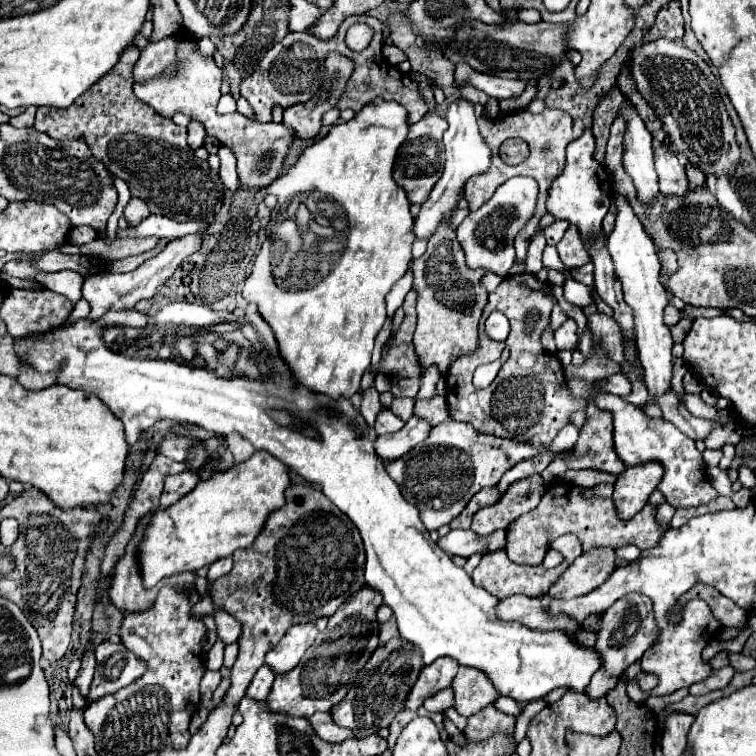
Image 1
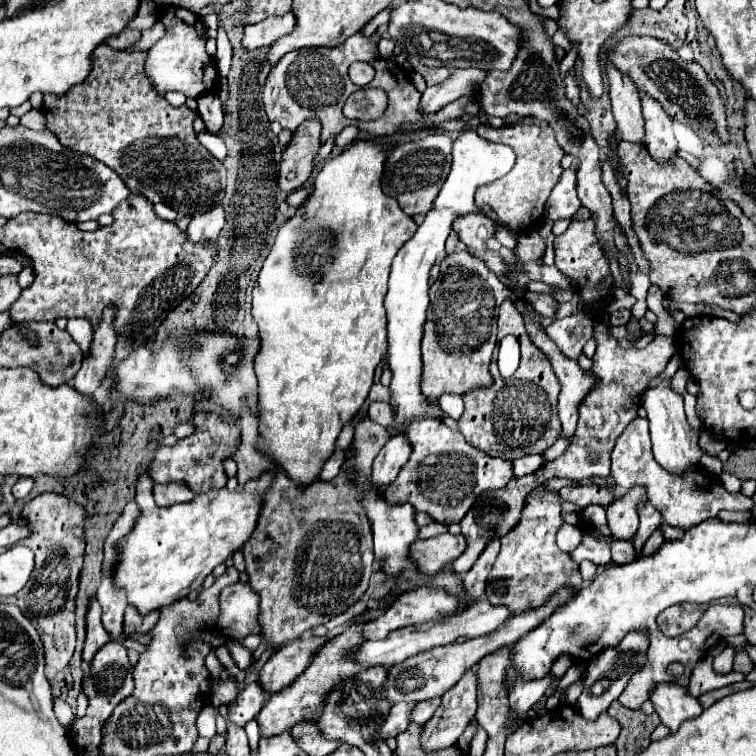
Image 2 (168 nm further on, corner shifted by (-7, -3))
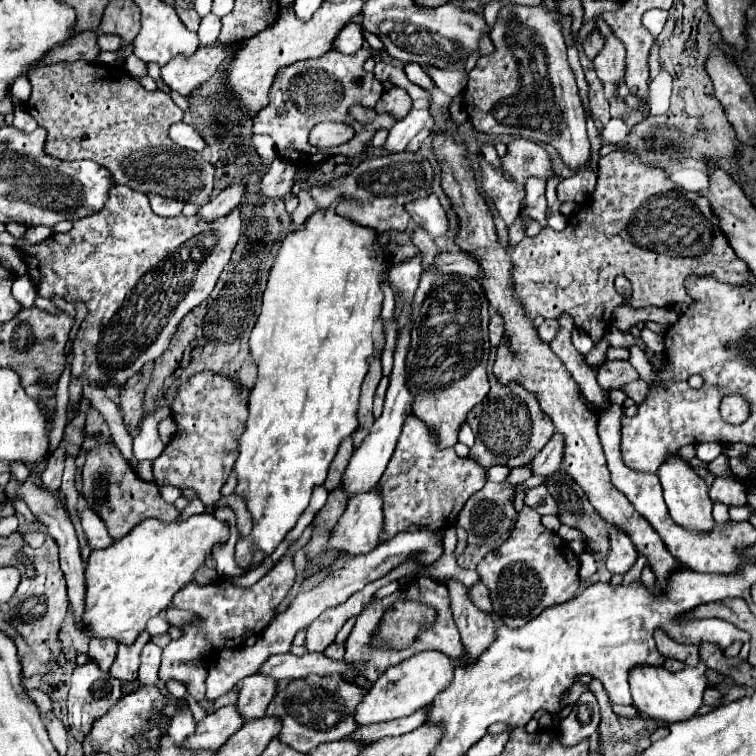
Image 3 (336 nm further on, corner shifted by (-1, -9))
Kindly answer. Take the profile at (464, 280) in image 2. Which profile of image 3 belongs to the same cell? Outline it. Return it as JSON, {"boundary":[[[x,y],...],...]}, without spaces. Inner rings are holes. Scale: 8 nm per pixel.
{"boundary":[[[446,274],[438,276],[430,294],[426,296],[420,314],[410,330],[410,352],[406,354],[406,384],[414,392],[412,414],[418,416],[438,440],[438,448],[452,448],[458,442],[460,426],[466,422],[468,412],[488,394],[486,362],[490,354],[488,342],[488,300],[476,278]]]}

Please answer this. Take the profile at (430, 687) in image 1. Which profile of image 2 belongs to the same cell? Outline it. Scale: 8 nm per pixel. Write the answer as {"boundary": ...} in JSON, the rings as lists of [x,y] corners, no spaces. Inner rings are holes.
{"boundary":[[[396,702],[390,710],[390,716],[386,718],[386,722],[382,724],[378,738],[388,738],[388,736],[396,736],[400,732],[404,732],[408,728],[408,724],[412,722],[412,710],[416,708],[418,702]]]}

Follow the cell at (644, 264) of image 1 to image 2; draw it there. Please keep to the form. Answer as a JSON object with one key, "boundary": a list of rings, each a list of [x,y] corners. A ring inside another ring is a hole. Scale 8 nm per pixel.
{"boundary":[[[664,378],[656,388],[648,388],[642,398],[642,408],[648,412],[650,439],[656,462],[660,466],[664,466],[666,470],[678,474],[678,472],[690,468],[692,464],[698,464],[700,448],[698,448],[698,436],[692,432],[692,428],[688,426],[686,416],[684,416],[683,397],[672,390],[670,382],[672,382],[672,378]]]}

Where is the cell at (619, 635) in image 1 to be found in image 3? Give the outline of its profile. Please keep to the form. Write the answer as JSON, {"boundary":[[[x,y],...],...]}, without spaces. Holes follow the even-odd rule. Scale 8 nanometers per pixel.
{"boundary":[[[584,692],[576,706],[572,706],[570,714],[560,722],[558,734],[562,744],[572,746],[586,738],[590,738],[600,724],[600,708],[596,702],[596,696],[592,692]]]}

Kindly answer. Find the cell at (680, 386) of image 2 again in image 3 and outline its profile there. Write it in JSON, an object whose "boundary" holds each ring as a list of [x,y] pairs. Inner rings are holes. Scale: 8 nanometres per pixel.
{"boundary":[[[636,380],[636,382],[630,382],[630,384],[624,384],[620,390],[626,392],[626,396],[630,400],[634,400],[636,404],[642,404],[646,394],[648,394],[648,384],[644,380]]]}

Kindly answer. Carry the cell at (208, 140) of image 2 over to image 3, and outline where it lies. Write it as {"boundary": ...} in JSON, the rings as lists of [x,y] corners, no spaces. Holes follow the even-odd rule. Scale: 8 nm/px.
{"boundary":[[[186,122],[172,124],[168,136],[170,136],[170,140],[174,140],[174,144],[178,144],[182,148],[188,148],[188,150],[202,152],[204,146],[206,146],[206,142],[202,140],[202,136],[190,124],[186,124]]]}

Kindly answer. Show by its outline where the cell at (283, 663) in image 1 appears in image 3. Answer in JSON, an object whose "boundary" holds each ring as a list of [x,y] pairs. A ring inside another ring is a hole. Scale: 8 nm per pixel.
{"boundary":[[[254,674],[246,680],[242,680],[236,710],[240,712],[240,716],[246,722],[262,718],[262,716],[266,716],[266,706],[270,704],[274,694],[276,694],[276,680],[270,676]]]}

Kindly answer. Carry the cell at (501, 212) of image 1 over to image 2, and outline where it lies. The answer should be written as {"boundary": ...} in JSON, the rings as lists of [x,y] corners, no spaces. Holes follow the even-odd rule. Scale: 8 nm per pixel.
{"boundary":[[[466,214],[454,222],[456,234],[472,252],[486,250],[486,242],[496,236],[496,228],[496,220],[486,214]]]}

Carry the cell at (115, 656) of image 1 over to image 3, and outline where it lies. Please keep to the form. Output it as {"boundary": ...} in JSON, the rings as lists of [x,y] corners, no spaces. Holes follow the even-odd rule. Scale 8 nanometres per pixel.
{"boundary":[[[90,660],[84,666],[76,666],[72,674],[70,696],[68,696],[68,722],[70,722],[72,736],[78,742],[82,742],[90,732],[94,720],[104,716],[120,698],[122,698],[122,684],[116,678],[112,678],[108,672],[102,672],[98,664],[94,664],[94,660]]]}

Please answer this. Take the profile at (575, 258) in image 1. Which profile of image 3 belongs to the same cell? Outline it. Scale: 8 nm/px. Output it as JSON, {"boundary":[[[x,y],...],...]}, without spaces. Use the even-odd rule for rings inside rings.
{"boundary":[[[614,150],[598,160],[598,182],[589,204],[580,206],[562,232],[544,226],[536,236],[524,236],[512,250],[516,292],[530,318],[572,316],[574,326],[584,330],[592,342],[600,342],[612,322],[612,312],[620,304],[632,308],[644,306],[674,306],[676,302],[690,304],[684,288],[684,278],[690,274],[714,276],[728,284],[748,284],[746,262],[730,248],[726,236],[712,214],[710,204],[698,192],[686,192],[668,180],[664,170],[646,166],[638,156]],[[624,274],[632,284],[632,296],[622,298],[614,288],[614,278]]]}

